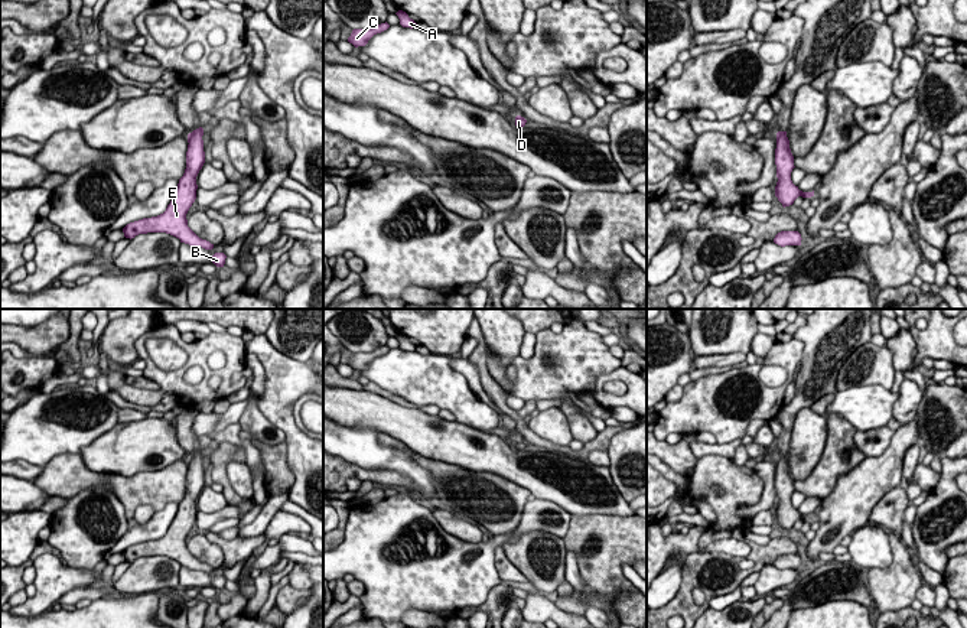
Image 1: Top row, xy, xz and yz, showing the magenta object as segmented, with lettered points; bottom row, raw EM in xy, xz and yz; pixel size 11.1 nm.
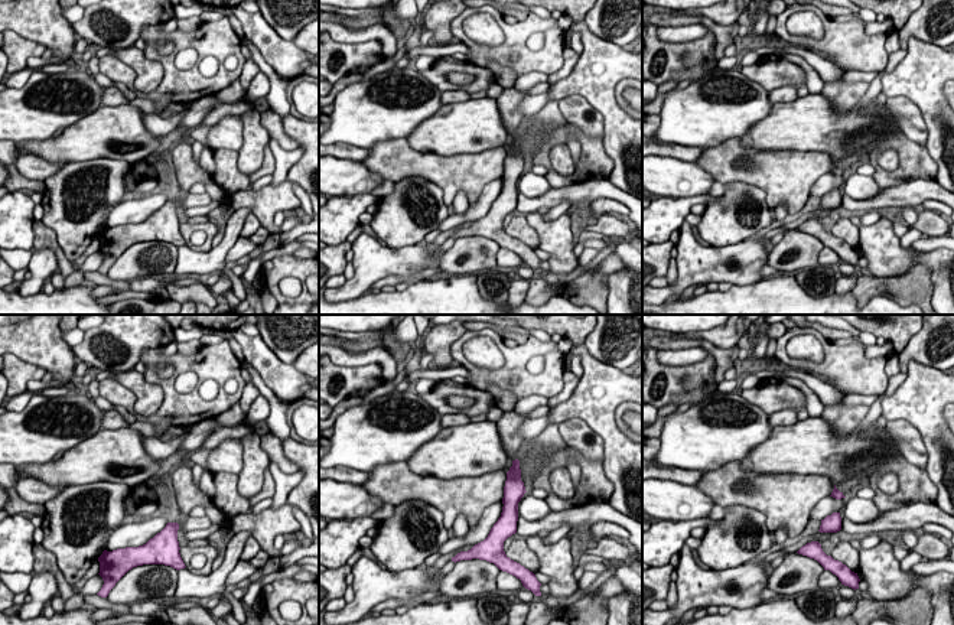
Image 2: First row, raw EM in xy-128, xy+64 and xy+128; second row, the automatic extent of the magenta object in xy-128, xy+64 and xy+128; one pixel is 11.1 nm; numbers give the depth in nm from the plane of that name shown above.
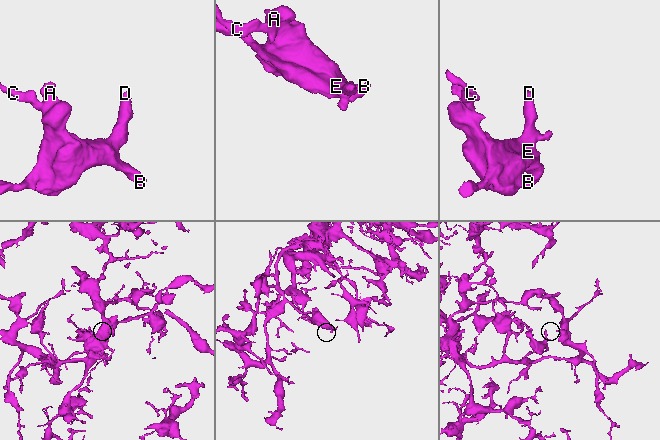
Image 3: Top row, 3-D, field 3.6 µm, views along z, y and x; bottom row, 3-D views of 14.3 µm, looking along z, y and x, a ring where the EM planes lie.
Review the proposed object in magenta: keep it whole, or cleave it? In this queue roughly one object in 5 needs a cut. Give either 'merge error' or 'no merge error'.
no merge error

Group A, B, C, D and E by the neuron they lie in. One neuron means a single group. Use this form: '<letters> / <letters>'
A B C D E

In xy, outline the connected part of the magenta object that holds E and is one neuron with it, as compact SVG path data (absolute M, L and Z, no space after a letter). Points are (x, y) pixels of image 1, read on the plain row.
M199 450L188 458L186 492L179 502L178 513L166 534L157 540L143 541L127 547L123 551L126 562L134 562L139 557L166 556L192 570L212 573L214 567L199 562L189 550L186 537L196 523L196 500L205 487L204 452Z

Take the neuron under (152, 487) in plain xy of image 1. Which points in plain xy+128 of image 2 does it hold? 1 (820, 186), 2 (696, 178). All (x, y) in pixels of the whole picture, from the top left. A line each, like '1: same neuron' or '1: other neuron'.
1: other neuron
2: other neuron

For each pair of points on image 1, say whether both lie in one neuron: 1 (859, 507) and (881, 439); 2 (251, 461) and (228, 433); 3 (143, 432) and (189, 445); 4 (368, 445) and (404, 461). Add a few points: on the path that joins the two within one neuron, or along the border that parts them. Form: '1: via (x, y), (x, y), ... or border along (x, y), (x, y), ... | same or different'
1: border along (894, 432), (889, 445), (879, 455), (866, 456) | different
2: via (251, 452), (243, 442), (237, 441) | same
3: border along (175, 429), (178, 443), (188, 456) | different
4: via (377, 454), (383, 458), (396, 459) | same

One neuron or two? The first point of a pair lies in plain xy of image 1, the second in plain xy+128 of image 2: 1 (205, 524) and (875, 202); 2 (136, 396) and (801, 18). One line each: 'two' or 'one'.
1: one
2: two

